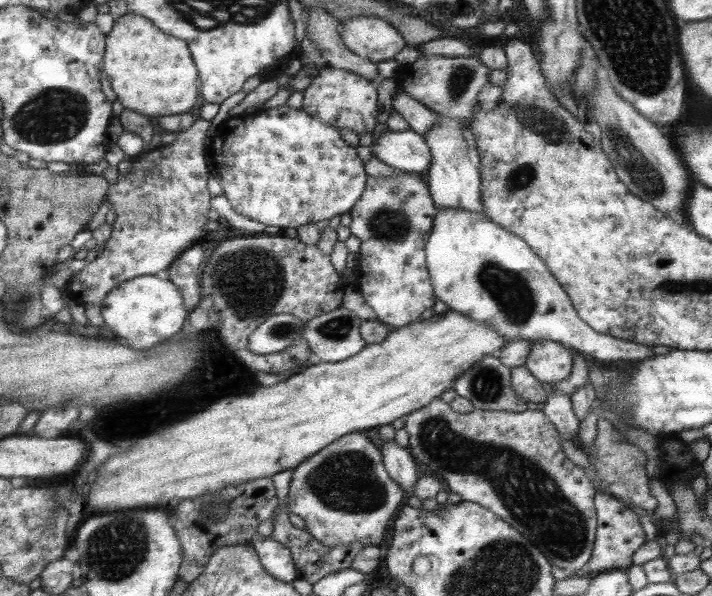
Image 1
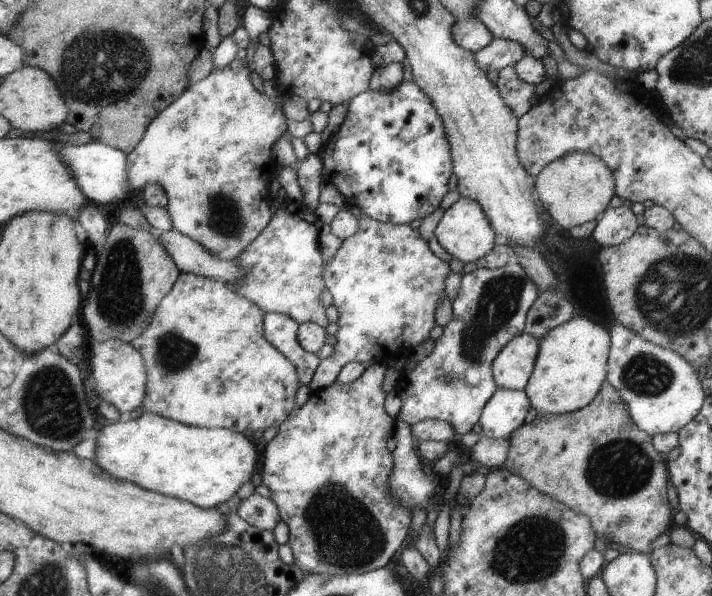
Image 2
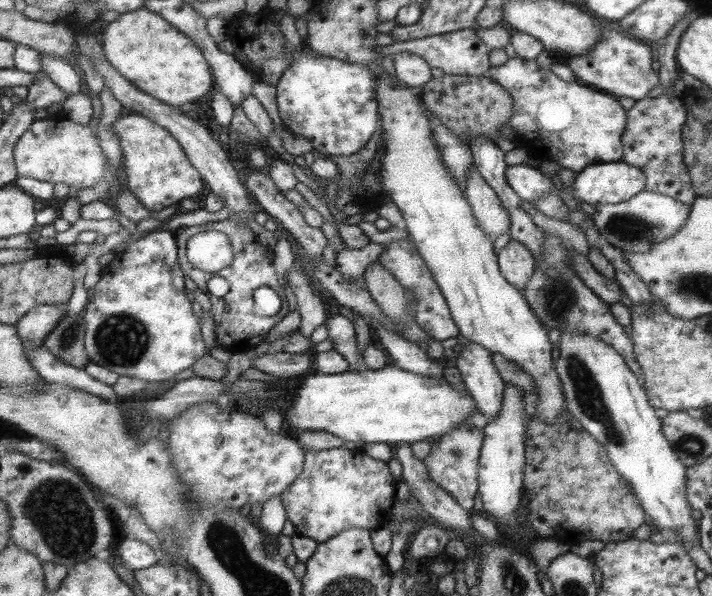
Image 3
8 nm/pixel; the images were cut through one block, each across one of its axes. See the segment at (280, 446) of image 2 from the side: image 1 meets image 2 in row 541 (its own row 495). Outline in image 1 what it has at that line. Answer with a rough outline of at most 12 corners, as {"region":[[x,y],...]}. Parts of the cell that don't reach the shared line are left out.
{"region":[[360,433],[296,466],[290,512],[326,547],[380,546],[404,489]]}

